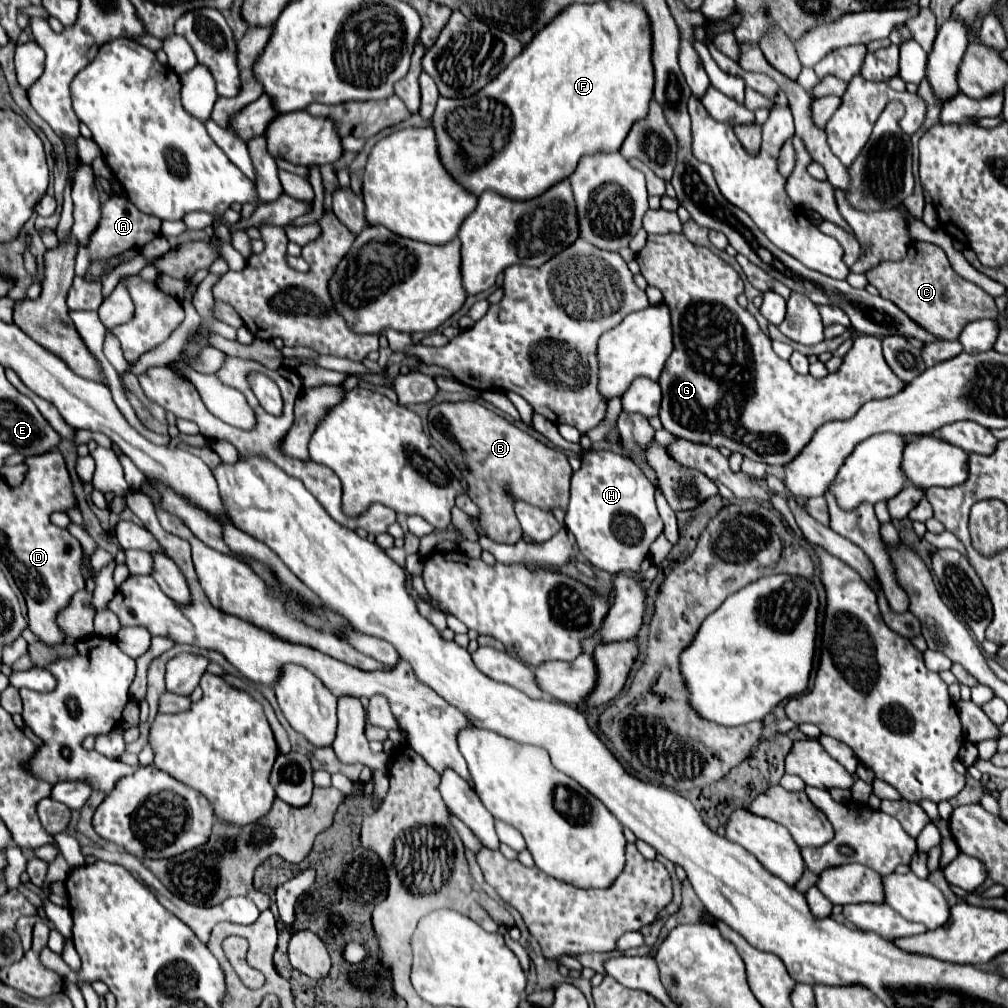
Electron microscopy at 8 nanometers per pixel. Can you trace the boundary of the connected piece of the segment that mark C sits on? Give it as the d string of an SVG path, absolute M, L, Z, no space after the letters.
M911 242L909 254L899 262L883 262L867 272L869 284L879 290L879 296L899 306L911 320L933 334L937 340L957 340L961 330L979 318L997 318L995 300L977 284L961 278L949 264L945 252L929 242Z

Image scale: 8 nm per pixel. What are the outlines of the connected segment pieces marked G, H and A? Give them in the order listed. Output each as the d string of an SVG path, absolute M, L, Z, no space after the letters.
M649 210L643 218L643 230L649 235L659 236L649 236L645 248L637 254L640 273L649 286L663 292L663 300L671 310L675 348L659 378L659 386L663 390L659 418L663 428L673 436L713 448L725 446L769 466L785 466L803 450L815 430L825 422L853 418L865 402L895 396L903 390L903 380L899 380L883 360L881 340L877 336L855 338L851 350L843 356L841 368L821 380L797 374L787 360L781 360L773 352L771 340L759 330L757 320L737 304L737 296L743 292L741 276L711 250L691 244L683 234L667 234L683 231L675 212Z
M589 450L585 456L583 456L583 464L577 472L573 472L573 478L571 478L571 498L569 498L569 506L567 506L567 512L565 512L565 528L575 536L577 540L577 546L579 546L579 552L599 570L605 570L609 574L617 574L617 572L637 572L641 562L649 556L649 546L657 540L657 536L663 532L663 522L661 522L661 516L657 512L657 506L655 506L655 488L653 484L647 480L647 476L641 472L641 468L629 458L629 456L623 456L619 452L611 452L611 450Z
M123 196L109 198L101 206L101 210L103 210L103 216L101 216L101 222L95 230L95 236L91 236L91 248L79 246L79 256L75 258L75 276L85 275L87 264L91 262L91 256L107 258L107 256L117 256L125 250L139 250L147 242L151 242L153 238L157 238L161 234L161 220L155 220L155 216L143 216L143 212L139 212L135 208L135 204L131 204Z

